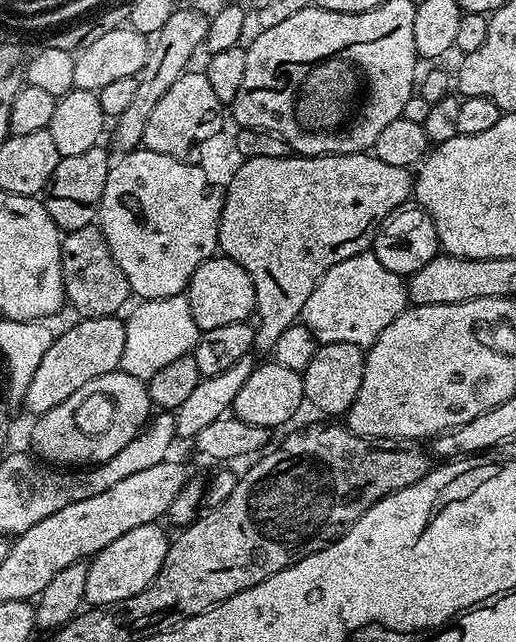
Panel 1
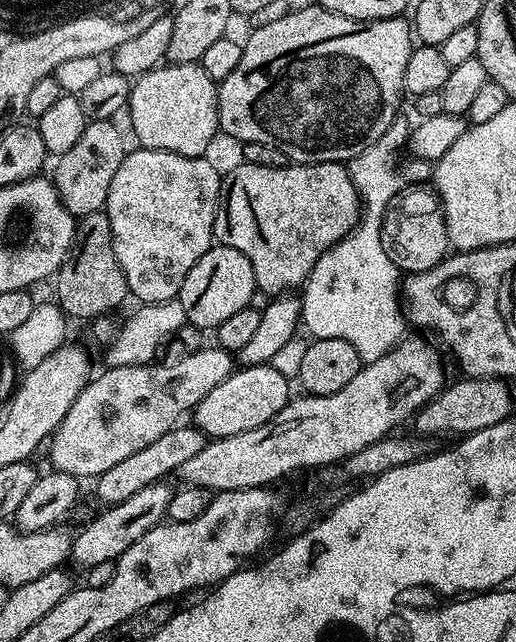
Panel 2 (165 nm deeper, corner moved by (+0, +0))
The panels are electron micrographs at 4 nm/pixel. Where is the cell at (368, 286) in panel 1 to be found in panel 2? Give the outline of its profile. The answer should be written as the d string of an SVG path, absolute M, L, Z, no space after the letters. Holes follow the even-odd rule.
M398 118L382 134L374 146L362 150L347 165L350 178L354 182L357 194L360 195L362 211L360 220L335 244L333 248L327 248L318 258L318 262L310 270L307 280L302 285L300 301L300 318L303 327L308 327L309 337L321 340L322 338L342 338L342 342L350 342L354 350L358 350L361 361L364 364L372 364L378 358L382 358L393 346L405 339L406 321L402 311L402 273L400 269L390 262L386 250L382 246L382 222L384 212L388 209L388 203L393 200L398 193L405 187L406 181L400 177L400 172L396 169L396 151L407 145L410 135L410 124L404 118Z

